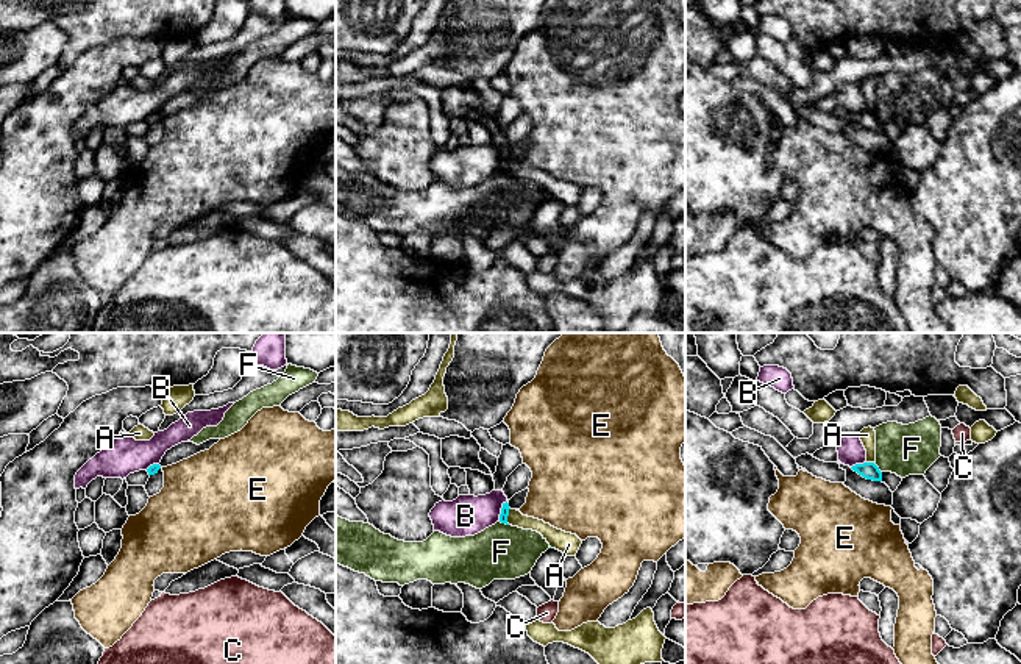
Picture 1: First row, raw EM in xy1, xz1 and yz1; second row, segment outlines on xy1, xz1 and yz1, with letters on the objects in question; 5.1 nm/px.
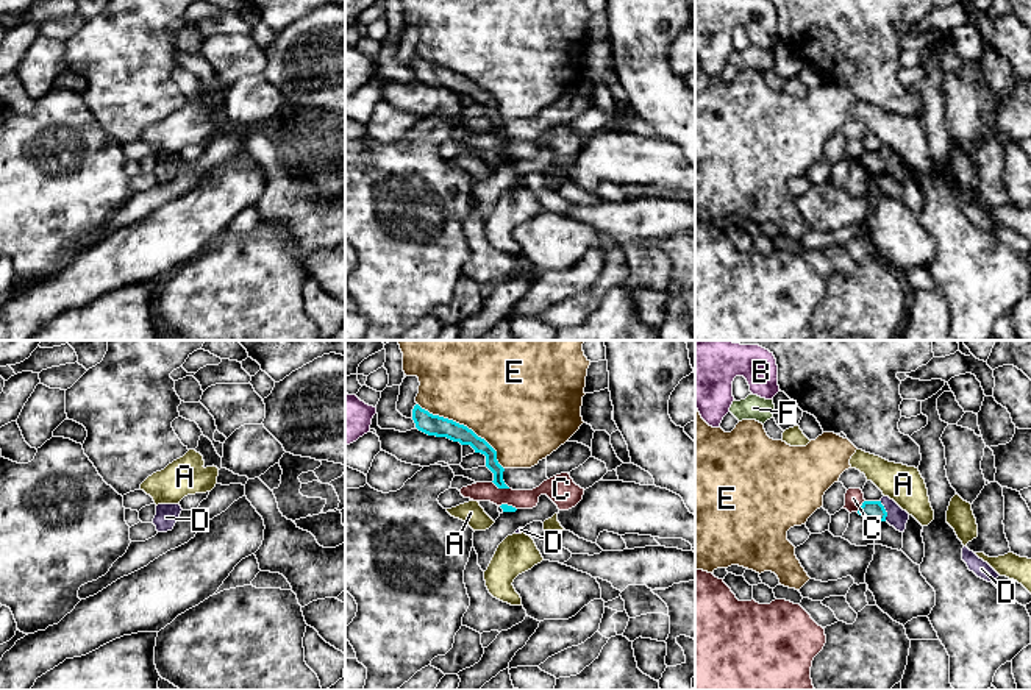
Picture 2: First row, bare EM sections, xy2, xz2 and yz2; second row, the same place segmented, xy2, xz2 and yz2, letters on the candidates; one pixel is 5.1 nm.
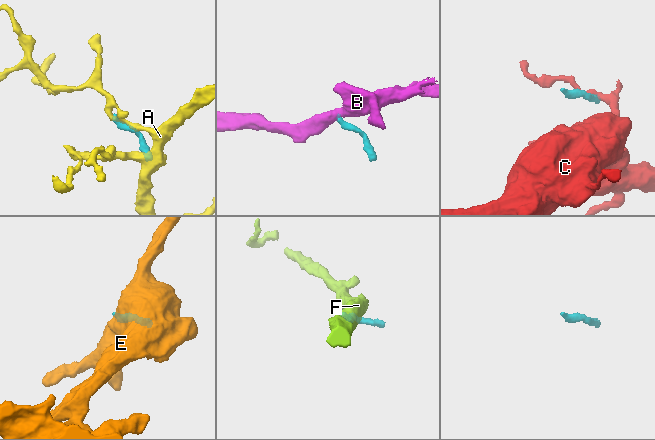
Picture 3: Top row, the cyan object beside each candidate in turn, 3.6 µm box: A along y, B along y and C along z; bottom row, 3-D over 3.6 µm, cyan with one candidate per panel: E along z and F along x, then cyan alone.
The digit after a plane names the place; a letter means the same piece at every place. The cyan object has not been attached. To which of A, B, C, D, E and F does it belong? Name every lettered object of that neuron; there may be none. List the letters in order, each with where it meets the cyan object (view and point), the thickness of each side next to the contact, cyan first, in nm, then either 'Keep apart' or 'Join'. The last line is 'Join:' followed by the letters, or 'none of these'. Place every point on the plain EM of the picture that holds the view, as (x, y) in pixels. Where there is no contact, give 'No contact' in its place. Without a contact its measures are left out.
A: Touches cyan at xz1 (508, 164). Thickness 50 nm (cyan) against 80 nm. Keep apart
B: Touches cyan at xz1 (501, 161). Thickness 50 nm (cyan) against 200 nm. Keep apart
C: Touches cyan at xz2 (500, 138). Thickness 80 nm (cyan) against 100 nm. Keep apart
D: Touches cyan at yz2 (884, 161). Thickness 110 nm (cyan) against 100 nm. Join
E: Touches cyan at xz2 (466, 77). Thickness 110 nm (cyan) against 480 nm. Keep apart
F: Touches cyan at yz1 (878, 117). Thickness 90 nm (cyan) against 260 nm. Keep apart
Join: D

